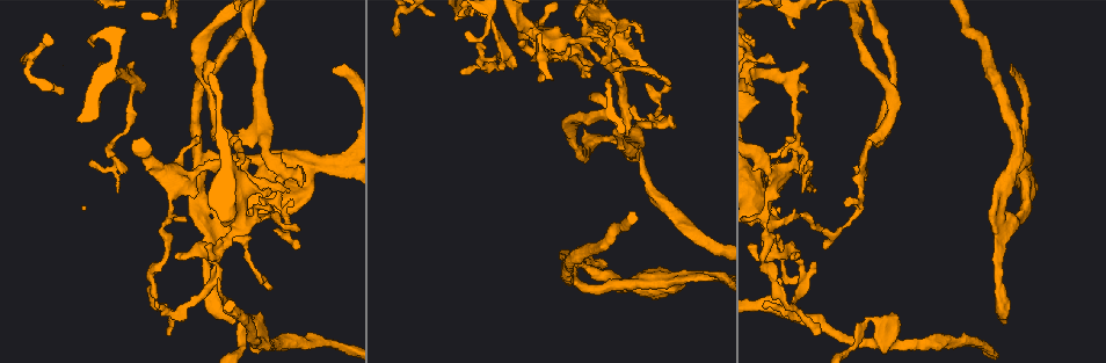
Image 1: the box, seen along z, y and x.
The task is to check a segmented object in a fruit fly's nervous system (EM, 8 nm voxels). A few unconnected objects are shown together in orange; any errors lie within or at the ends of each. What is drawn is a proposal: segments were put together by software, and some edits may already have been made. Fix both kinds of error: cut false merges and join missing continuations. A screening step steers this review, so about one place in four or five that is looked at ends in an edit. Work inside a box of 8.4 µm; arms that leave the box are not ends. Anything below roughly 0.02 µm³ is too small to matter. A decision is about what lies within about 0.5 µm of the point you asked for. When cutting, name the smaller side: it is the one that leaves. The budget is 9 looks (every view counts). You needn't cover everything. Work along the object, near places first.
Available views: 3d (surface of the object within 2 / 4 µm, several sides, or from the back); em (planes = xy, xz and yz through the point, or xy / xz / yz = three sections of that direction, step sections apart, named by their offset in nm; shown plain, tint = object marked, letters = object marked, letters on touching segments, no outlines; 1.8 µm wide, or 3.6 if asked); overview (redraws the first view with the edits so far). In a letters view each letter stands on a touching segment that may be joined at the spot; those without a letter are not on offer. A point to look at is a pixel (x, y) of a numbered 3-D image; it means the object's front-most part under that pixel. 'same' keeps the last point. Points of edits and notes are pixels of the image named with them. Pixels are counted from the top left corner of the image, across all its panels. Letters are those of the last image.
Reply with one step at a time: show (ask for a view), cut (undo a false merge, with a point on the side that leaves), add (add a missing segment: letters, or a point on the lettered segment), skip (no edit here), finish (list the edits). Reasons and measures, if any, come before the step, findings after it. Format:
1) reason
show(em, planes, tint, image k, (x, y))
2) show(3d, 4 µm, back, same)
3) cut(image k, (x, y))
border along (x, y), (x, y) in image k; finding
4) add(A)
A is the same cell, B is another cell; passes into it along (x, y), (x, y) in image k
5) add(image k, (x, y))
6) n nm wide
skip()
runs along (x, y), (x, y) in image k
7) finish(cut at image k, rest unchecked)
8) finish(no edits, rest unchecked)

thin neck
show(3d, 2 µm, image 1, (795, 102))

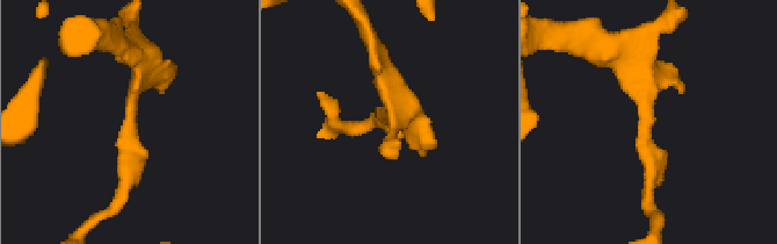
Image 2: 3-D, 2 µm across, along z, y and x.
show(em, xy, step 8, plain, image 2, (640, 116))

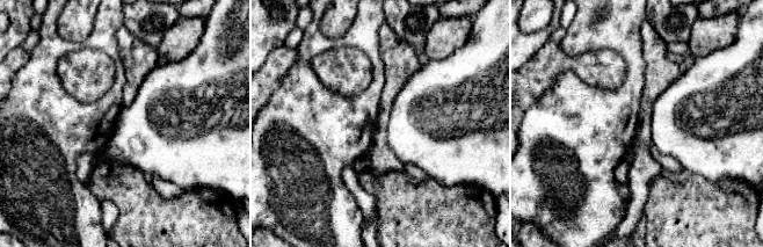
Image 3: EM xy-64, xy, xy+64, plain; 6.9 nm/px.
show(em, xy, step 8, letters, same)

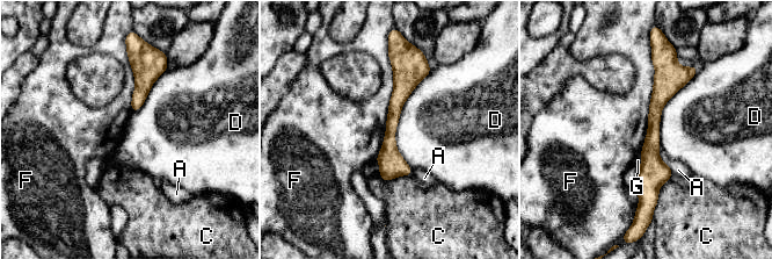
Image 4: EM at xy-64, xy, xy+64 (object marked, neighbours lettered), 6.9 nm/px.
skip()
A, C, D, F and G are other cells; all the same cell

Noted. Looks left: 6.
sharp bend
show(em, 3.6 µm, xy, step 8, plain, image 1, (593, 141))

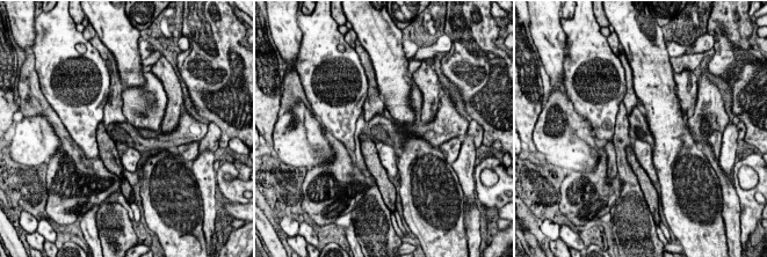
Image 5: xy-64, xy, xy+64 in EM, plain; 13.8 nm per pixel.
where the object lies
show(em, 3.6 µm, xy, step 8, tint, same)

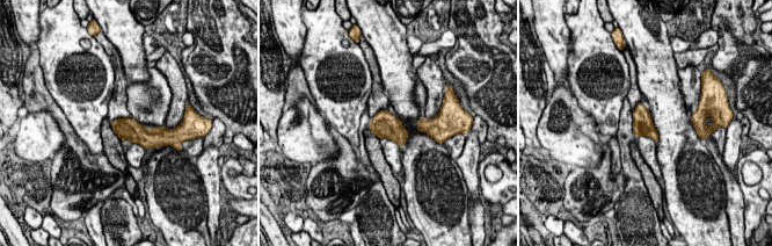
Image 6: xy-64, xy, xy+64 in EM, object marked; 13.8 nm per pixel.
see the neighbours
show(em, 3.6 µm, xy, step 8, letters, same)

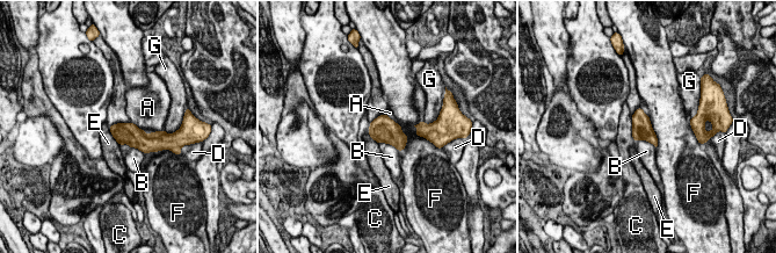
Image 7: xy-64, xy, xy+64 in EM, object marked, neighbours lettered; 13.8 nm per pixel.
F touches over 480 nm
skip()
A, B, C, D, E, F and G are other cells; border along (647, 115), (657, 138), (655, 147) in image 7; all the same cell

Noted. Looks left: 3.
free end
show(em, planes, plain, image 1, (602, 267))

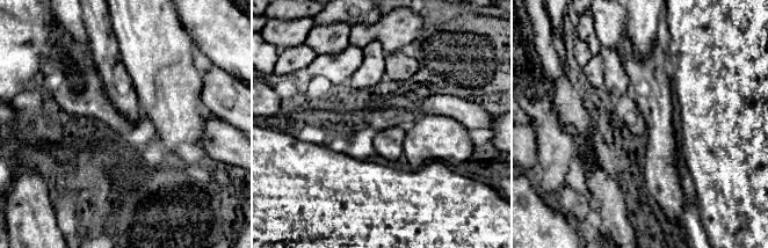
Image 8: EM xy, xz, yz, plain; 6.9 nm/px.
show(em, planes, letters, same)

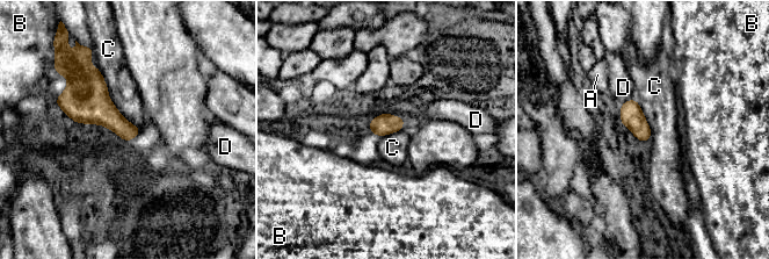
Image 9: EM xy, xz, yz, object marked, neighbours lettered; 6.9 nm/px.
C touches over 550 nm
skip()
A, B, C and D are other cells; border along (98, 66), (110, 101), (140, 130) in image 9; no lettered segment goes on from it

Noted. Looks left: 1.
finish(no edits, rest unchecked)

